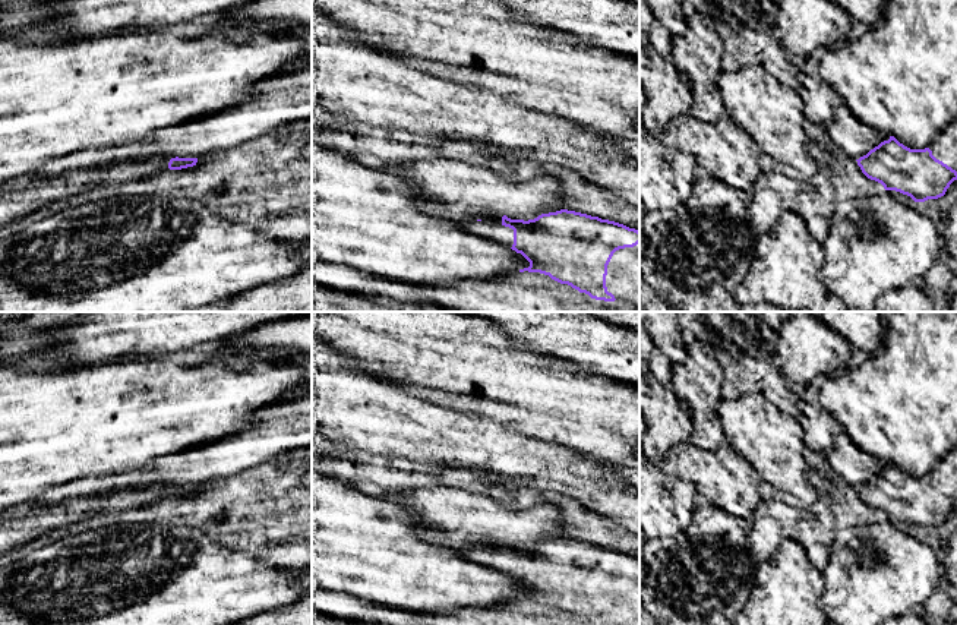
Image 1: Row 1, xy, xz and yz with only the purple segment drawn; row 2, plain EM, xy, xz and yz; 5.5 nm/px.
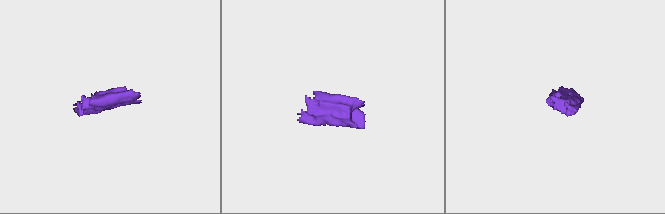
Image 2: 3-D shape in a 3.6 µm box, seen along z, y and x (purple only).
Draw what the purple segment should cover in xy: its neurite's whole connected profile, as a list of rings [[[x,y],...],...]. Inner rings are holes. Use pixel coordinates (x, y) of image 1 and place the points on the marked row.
[[[135,158],[73,170],[57,177],[15,177],[0,184],[0,228],[51,202],[70,198],[100,184],[123,184],[161,171],[196,165],[198,158]]]

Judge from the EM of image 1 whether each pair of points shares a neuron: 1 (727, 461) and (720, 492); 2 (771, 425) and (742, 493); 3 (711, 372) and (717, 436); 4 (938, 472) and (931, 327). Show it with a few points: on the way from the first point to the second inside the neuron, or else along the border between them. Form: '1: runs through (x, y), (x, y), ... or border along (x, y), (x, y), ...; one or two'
1: runs through (726, 469), (723, 485); one
2: border along (727, 444), (763, 480); two
3: runs through (707, 388), (707, 420); one
4: border along (941, 458), (928, 474); two

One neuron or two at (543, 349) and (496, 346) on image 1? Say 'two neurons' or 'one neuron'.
two neurons

